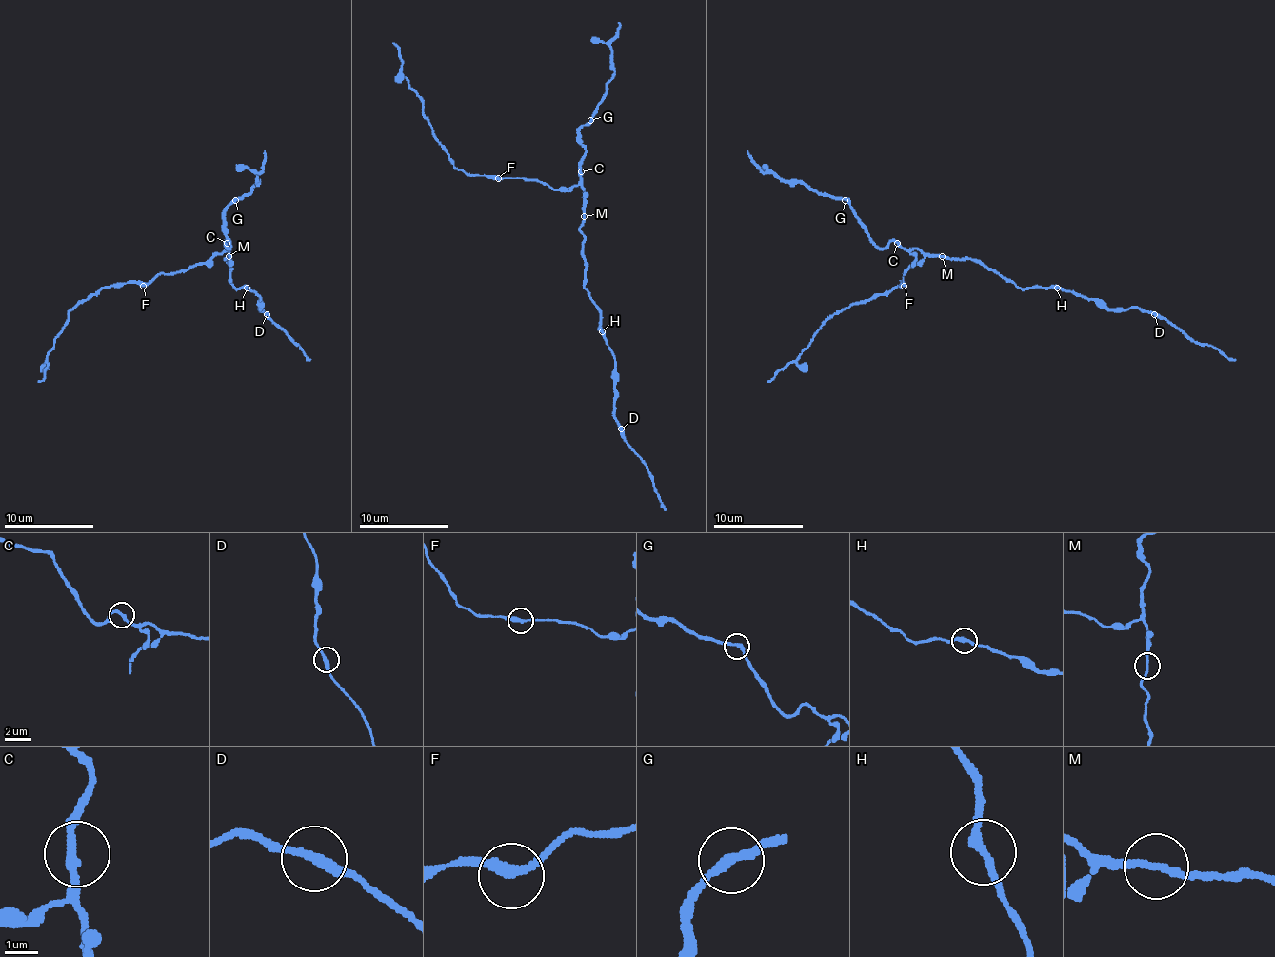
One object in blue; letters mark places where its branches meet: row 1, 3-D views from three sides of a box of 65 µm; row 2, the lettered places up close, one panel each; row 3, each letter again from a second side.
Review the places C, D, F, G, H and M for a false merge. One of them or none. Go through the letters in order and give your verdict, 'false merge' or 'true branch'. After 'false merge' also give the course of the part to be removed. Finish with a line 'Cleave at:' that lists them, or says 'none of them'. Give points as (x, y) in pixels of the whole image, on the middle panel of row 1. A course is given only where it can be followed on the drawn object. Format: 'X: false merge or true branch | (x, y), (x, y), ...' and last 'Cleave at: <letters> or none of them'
C: true branch
D: false merge | (622, 428), (624, 440), (647, 467), (653, 489), (665, 509)
F: true branch
G: true branch
H: true branch
M: true branch
Cleave at: D

